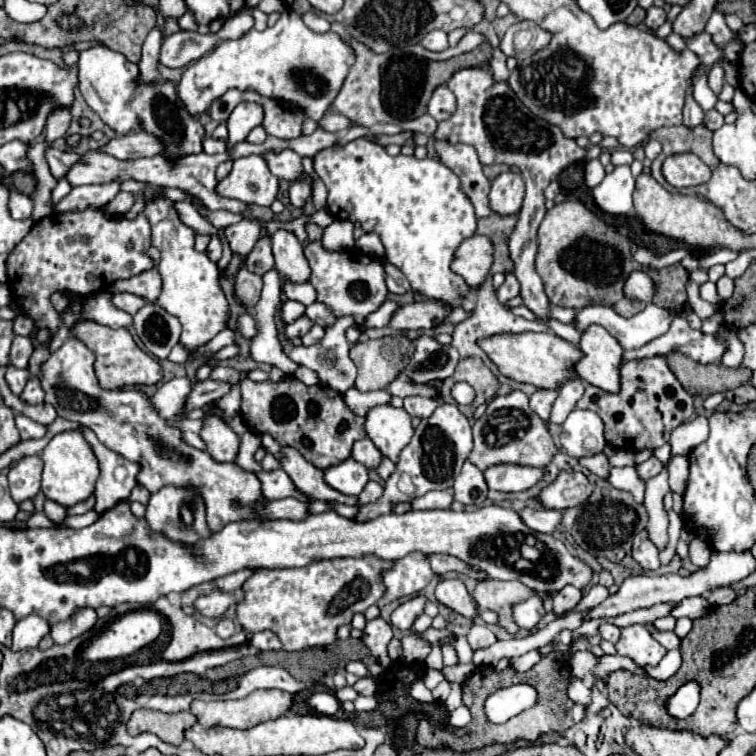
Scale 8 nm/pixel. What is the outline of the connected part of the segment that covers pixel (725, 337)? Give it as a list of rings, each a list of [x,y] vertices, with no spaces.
[[[721,328],[716,332],[716,336],[723,342],[727,344],[727,349],[721,357],[721,365],[725,367],[739,367],[741,361],[743,361],[743,341],[737,337],[736,332],[733,330],[728,330],[726,328]]]

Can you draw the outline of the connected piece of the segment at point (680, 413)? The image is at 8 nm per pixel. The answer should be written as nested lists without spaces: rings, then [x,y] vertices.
[[[647,357],[631,359],[621,367],[621,393],[613,395],[587,385],[577,407],[599,413],[601,421],[605,423],[605,439],[611,447],[643,451],[661,447],[669,441],[671,431],[693,415],[693,397],[671,373],[665,357]]]

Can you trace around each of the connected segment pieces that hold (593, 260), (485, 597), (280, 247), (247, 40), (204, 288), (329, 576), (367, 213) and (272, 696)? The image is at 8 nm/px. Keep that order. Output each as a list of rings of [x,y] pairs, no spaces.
[[[565,201],[549,209],[543,223],[539,225],[537,243],[539,243],[539,249],[537,249],[535,269],[545,283],[545,293],[551,305],[581,309],[587,305],[601,303],[601,305],[613,307],[621,317],[633,317],[637,311],[643,309],[643,303],[629,303],[625,301],[625,295],[623,295],[623,283],[627,273],[637,269],[637,261],[631,257],[631,241],[625,235],[617,233],[615,229],[607,227],[581,201]]]
[[[483,579],[477,583],[473,591],[473,599],[481,611],[493,609],[499,615],[501,627],[509,633],[515,635],[519,631],[517,623],[513,621],[513,607],[521,601],[527,601],[529,597],[539,595],[541,599],[551,599],[553,593],[541,593],[535,589],[529,589],[521,581],[497,581],[497,579]]]
[[[277,231],[271,237],[275,269],[291,283],[307,283],[311,279],[309,261],[303,255],[303,245],[293,233]]]
[[[287,9],[273,27],[265,31],[251,29],[237,41],[221,41],[217,49],[189,65],[177,85],[177,95],[193,117],[209,111],[213,101],[235,87],[239,91],[249,89],[277,101],[301,105],[311,119],[321,121],[337,97],[351,63],[353,51],[337,33],[329,31],[319,35],[311,31],[297,13]]]
[[[161,195],[159,201],[149,203],[145,207],[145,215],[151,223],[153,247],[161,251],[161,263],[157,265],[163,277],[163,291],[157,299],[157,305],[167,313],[179,317],[183,325],[181,345],[187,351],[201,347],[205,341],[213,339],[221,329],[229,323],[229,303],[219,285],[219,271],[213,261],[205,253],[195,251],[195,231],[181,223],[169,199]]]
[[[345,557],[315,561],[305,567],[257,569],[243,585],[245,599],[237,603],[237,619],[249,633],[265,629],[277,633],[285,651],[331,645],[339,625],[351,623],[355,613],[363,613],[385,595],[387,587],[383,585],[381,575],[391,567],[393,561],[375,557]]]
[[[361,137],[347,145],[331,145],[327,149],[321,149],[313,157],[313,169],[323,179],[329,191],[327,211],[333,219],[351,219],[357,221],[363,231],[379,233],[385,247],[385,261],[403,271],[415,293],[425,299],[441,301],[451,309],[461,307],[463,299],[471,293],[471,287],[463,281],[463,277],[451,271],[451,261],[457,247],[465,239],[475,235],[477,217],[469,197],[461,191],[459,177],[449,167],[429,157],[421,161],[405,155],[391,157],[381,145]]]
[[[259,689],[249,693],[245,699],[237,699],[237,701],[193,701],[191,703],[191,713],[197,717],[197,721],[209,729],[215,725],[221,727],[233,727],[233,729],[251,729],[263,721],[269,719],[277,719],[281,715],[285,715],[289,711],[289,707],[293,705],[293,695],[287,691],[279,691],[279,689]]]

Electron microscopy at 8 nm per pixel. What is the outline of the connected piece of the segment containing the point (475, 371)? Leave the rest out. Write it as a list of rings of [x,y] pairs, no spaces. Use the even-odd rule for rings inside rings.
[[[467,357],[467,359],[461,359],[455,373],[443,381],[443,389],[441,389],[441,399],[443,403],[453,403],[453,397],[451,397],[451,387],[457,383],[457,381],[467,381],[477,397],[471,405],[459,405],[459,411],[465,415],[465,417],[473,417],[475,409],[481,405],[481,403],[487,403],[489,399],[493,399],[499,391],[499,381],[497,377],[491,373],[491,369],[479,359],[479,357]]]

